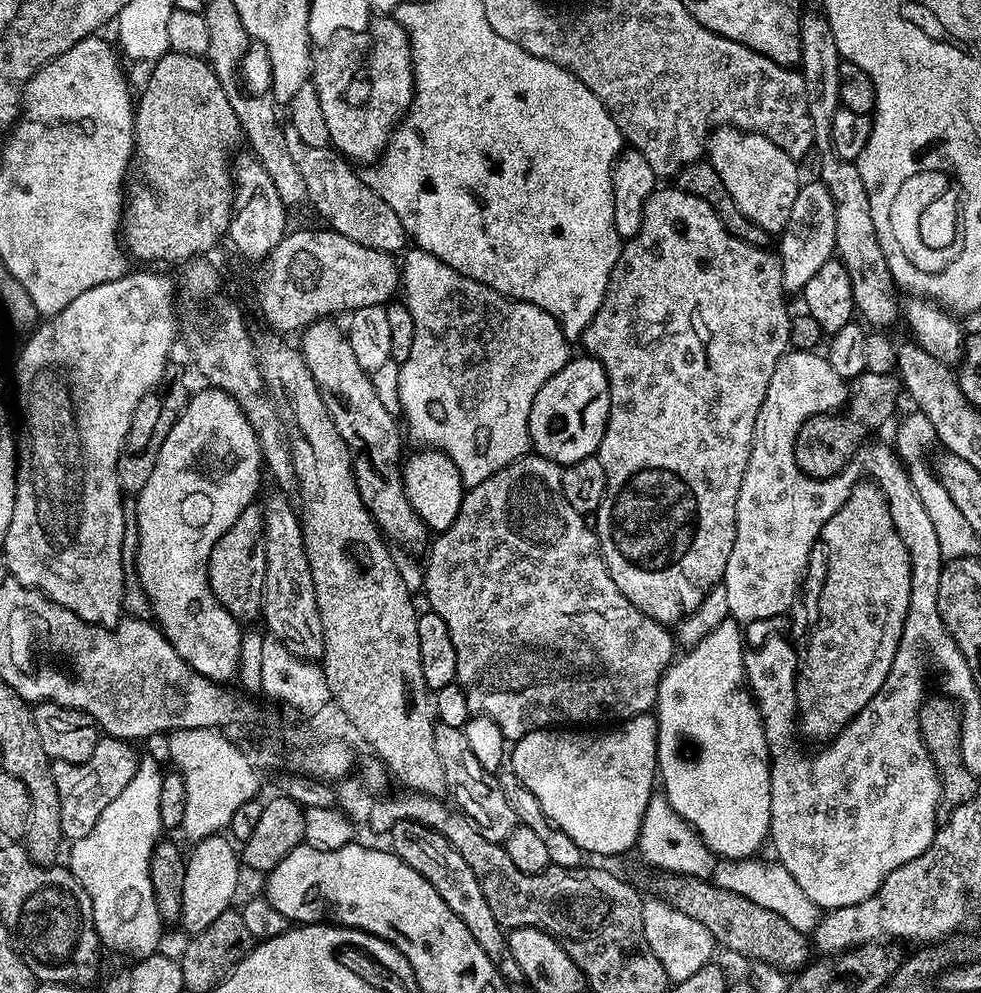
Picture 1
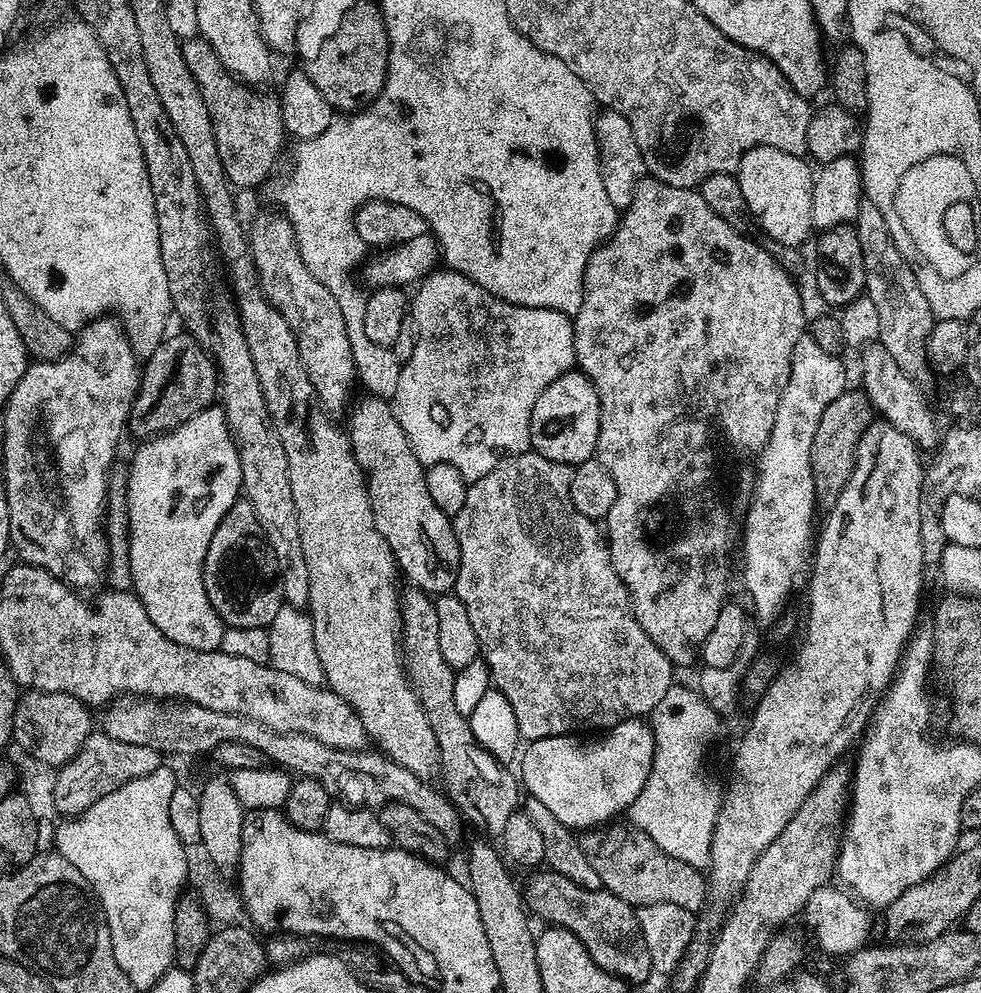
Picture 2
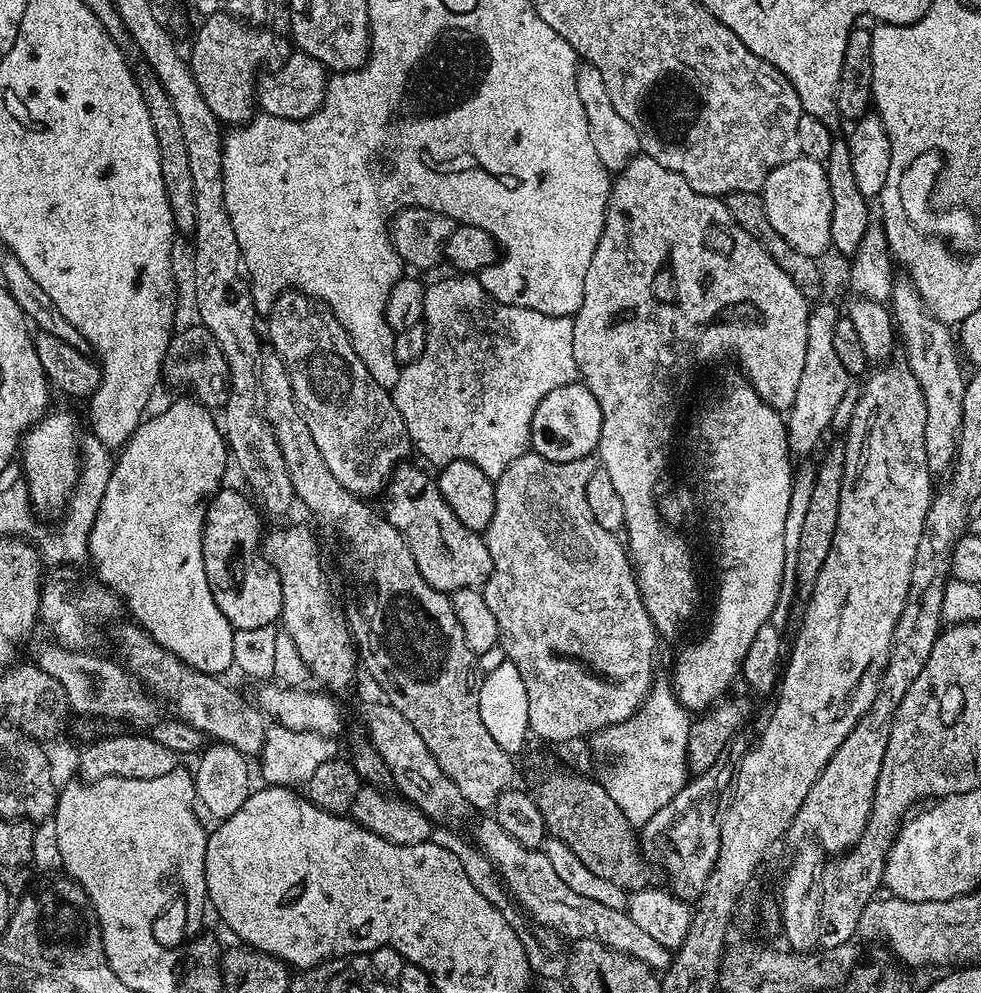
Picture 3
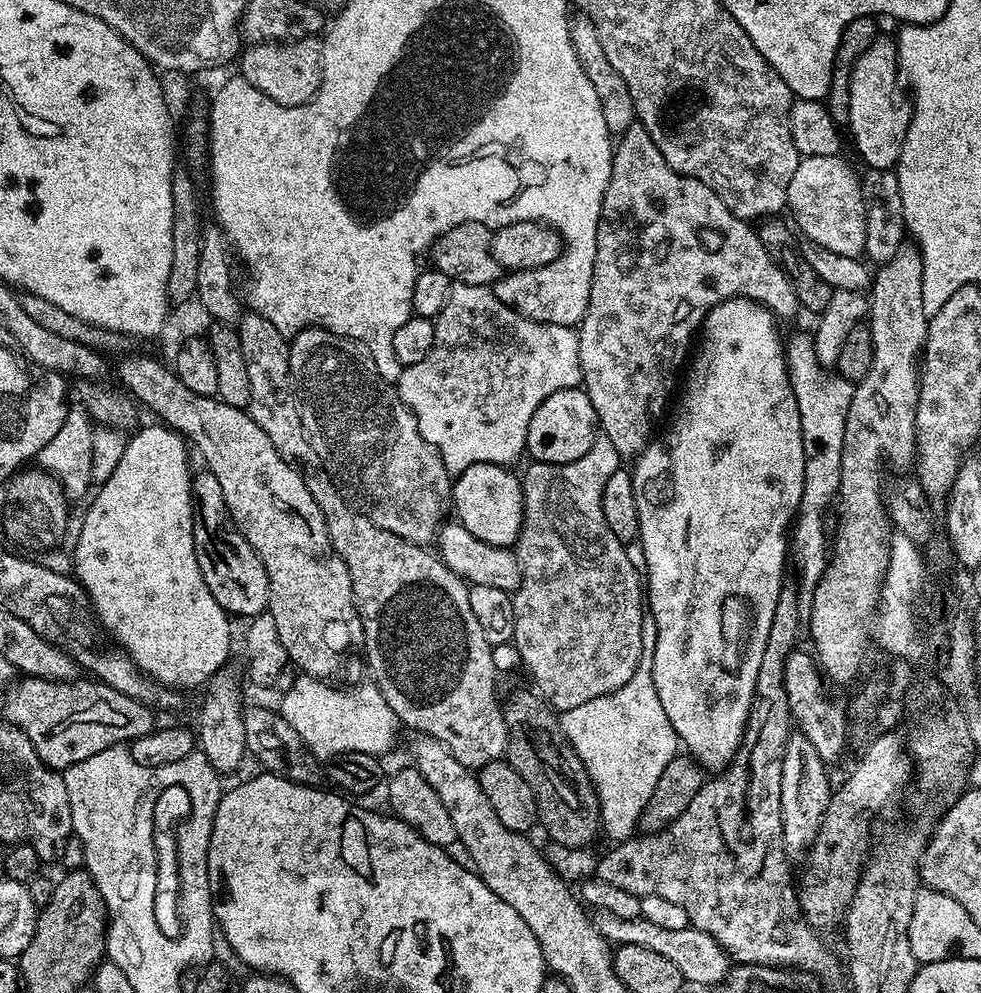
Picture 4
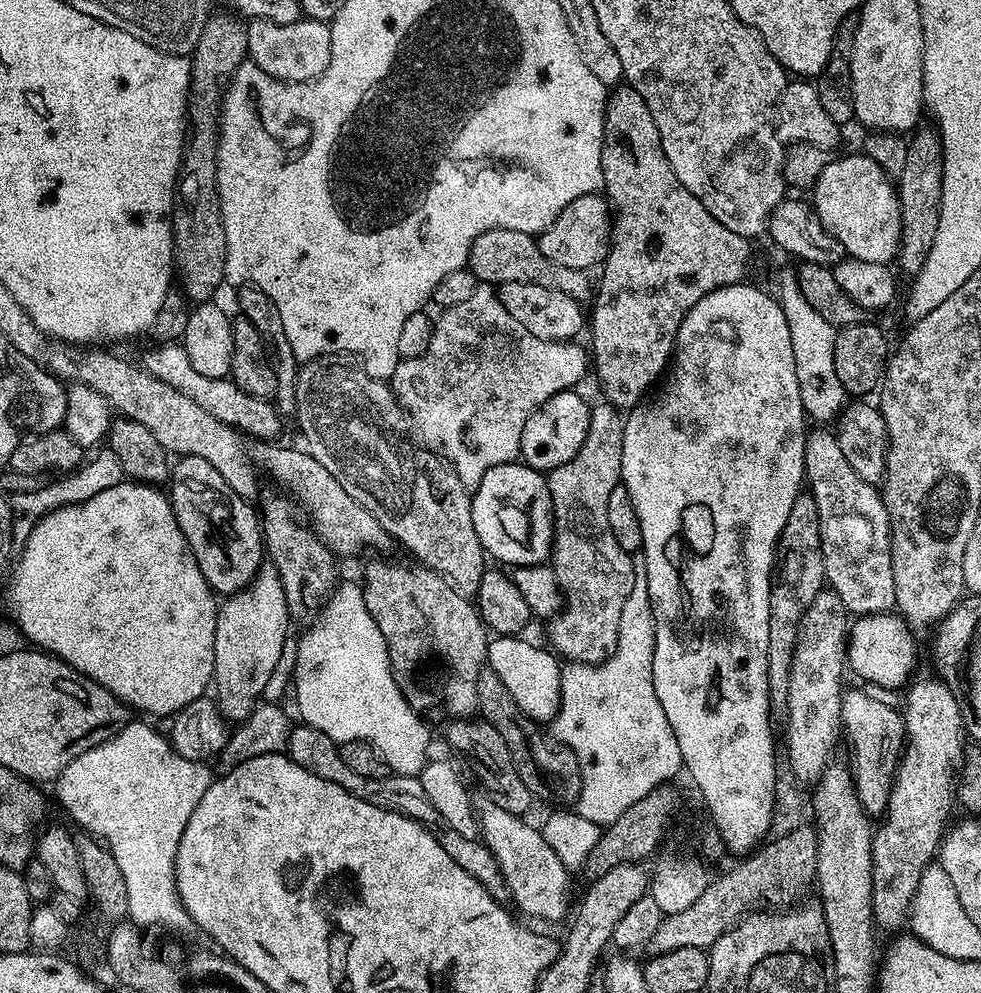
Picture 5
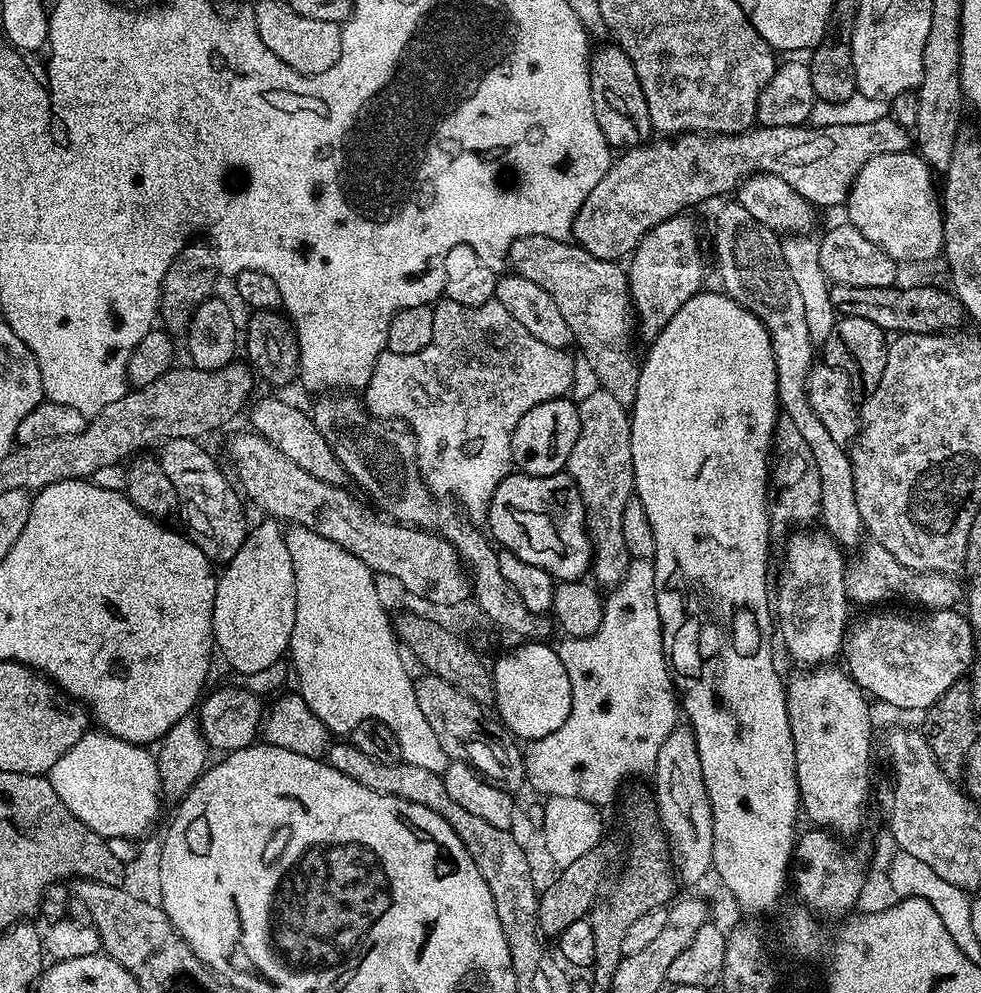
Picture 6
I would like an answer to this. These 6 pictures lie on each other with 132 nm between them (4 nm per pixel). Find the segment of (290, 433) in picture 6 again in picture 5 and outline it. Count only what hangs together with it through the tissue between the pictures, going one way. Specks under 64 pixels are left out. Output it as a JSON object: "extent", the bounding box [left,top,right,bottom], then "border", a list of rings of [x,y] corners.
{"extent":[138,342,281,442],"border":[[[160,342],[155,346],[157,348],[146,349],[144,357],[139,357],[138,363],[144,371],[166,382],[166,386],[174,386],[178,394],[186,394],[186,398],[202,406],[206,414],[214,414],[218,422],[235,428],[245,437],[257,436],[260,442],[272,442],[277,439],[275,436],[280,432],[281,413],[271,399],[254,396],[242,390],[231,378],[206,378],[205,375],[198,374],[198,371],[191,368],[186,350],[180,342]]]}

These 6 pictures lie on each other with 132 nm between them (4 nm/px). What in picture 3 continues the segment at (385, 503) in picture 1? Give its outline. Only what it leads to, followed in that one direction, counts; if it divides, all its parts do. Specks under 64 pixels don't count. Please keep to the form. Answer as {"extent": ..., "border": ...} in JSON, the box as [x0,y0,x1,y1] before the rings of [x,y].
{"extent":[386,463,492,594],"border":[[[401,463],[388,481],[386,519],[403,534],[422,578],[439,592],[449,594],[483,585],[492,572],[490,550],[483,535],[462,526],[462,522],[454,518],[454,510],[446,506],[435,479],[408,463]]]}

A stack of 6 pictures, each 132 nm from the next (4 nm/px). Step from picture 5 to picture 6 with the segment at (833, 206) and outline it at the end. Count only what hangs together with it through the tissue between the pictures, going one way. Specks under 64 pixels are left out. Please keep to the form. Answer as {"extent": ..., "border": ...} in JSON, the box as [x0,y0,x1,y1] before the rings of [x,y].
{"extent":[847,151,944,261],"border":[[[915,151],[870,158],[848,191],[847,223],[866,234],[894,261],[937,259],[944,246],[944,210],[938,199],[937,181],[935,184],[932,179],[932,169]]]}

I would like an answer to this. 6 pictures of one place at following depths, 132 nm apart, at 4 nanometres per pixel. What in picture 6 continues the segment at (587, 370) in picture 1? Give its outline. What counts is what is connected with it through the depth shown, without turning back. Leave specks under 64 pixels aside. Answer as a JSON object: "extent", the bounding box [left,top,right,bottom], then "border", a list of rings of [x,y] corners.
{"extent":[512,399,580,476],"border":[[[571,399],[547,400],[534,410],[526,410],[512,435],[512,462],[523,475],[553,476],[555,472],[567,469],[570,450],[578,442],[580,429],[580,409]]]}

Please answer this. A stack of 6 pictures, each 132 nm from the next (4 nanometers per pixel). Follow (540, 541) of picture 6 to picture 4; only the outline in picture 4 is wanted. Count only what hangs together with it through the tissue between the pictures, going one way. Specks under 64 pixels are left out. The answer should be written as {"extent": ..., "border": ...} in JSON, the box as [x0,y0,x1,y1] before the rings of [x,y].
{"extent":[451,464,524,548],"border":[[[475,464],[466,466],[455,477],[452,486],[451,507],[456,508],[455,519],[474,538],[490,542],[490,546],[512,548],[520,536],[524,521],[524,489],[519,475],[516,476],[502,464]]]}

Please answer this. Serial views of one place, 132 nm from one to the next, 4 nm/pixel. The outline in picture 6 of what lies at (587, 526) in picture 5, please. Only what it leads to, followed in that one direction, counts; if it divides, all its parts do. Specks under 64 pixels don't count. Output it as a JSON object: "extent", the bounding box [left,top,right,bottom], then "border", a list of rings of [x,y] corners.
{"extent":[566,390,636,586],"border":[[[603,390],[591,392],[579,401],[578,407],[578,442],[574,442],[574,450],[570,450],[566,471],[578,486],[585,506],[584,522],[592,540],[591,575],[596,575],[597,585],[615,586],[627,577],[624,575],[630,565],[626,538],[622,538],[622,510],[626,502],[633,499],[636,486],[630,458],[630,412],[614,394]]]}

